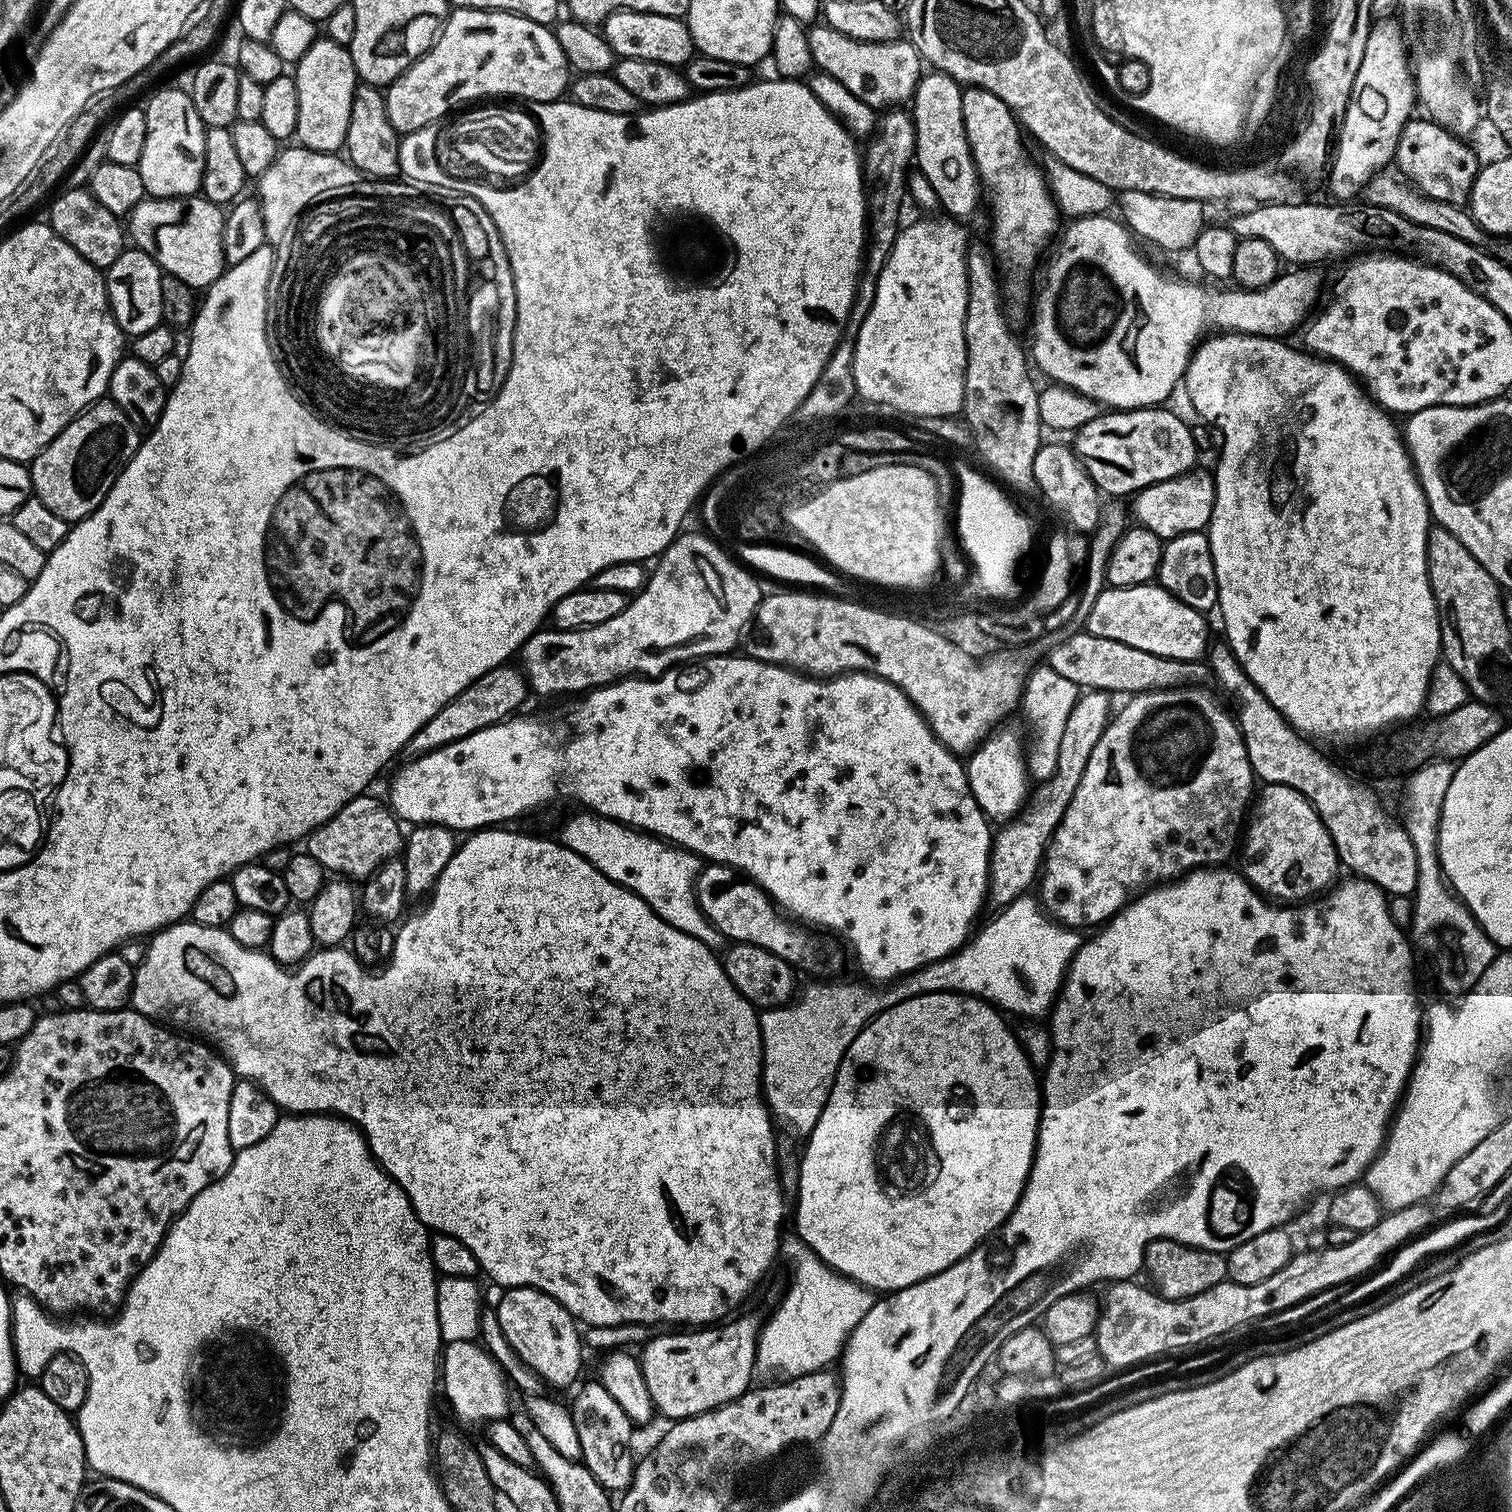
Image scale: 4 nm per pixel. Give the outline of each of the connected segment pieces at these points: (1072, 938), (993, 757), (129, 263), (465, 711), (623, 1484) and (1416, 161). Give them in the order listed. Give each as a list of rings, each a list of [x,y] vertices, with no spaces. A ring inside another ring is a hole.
[[[1030,894],[1019,896],[1014,902],[1001,909],[996,916],[976,938],[974,936],[972,941],[945,959],[928,963],[917,972],[906,974],[883,986],[873,986],[868,982],[812,984],[801,996],[799,993],[791,1002],[782,1004],[778,1008],[763,1009],[759,1013],[760,1045],[764,1055],[764,1063],[760,1069],[760,1082],[764,1103],[767,1104],[773,1117],[779,1123],[781,1120],[790,1131],[797,1132],[800,1138],[807,1137],[808,1133],[814,1130],[830,1098],[836,1071],[850,1042],[854,1042],[854,1038],[858,1038],[862,1029],[878,1014],[882,1014],[887,1008],[906,998],[936,992],[959,992],[961,995],[974,996],[985,1003],[991,1003],[1003,1011],[1020,1014],[1024,1016],[1022,1018],[1040,1018],[1042,1014],[1047,1015],[1059,995],[1069,963],[1080,948],[1081,933],[1073,928],[1057,924],[1044,911],[1040,902]]]
[[[993,731],[992,735],[967,757],[966,767],[970,790],[984,811],[993,821],[1007,822],[1025,807],[1030,796],[1030,775],[1025,767],[1025,749],[1012,732]]]
[[[135,246],[125,247],[123,254],[107,268],[106,283],[109,309],[125,337],[146,334],[146,330],[154,330],[162,323],[162,269],[150,254]]]
[[[508,662],[499,664],[494,670],[482,674],[482,678],[466,686],[466,690],[462,690],[462,694],[458,694],[449,704],[442,706],[442,710],[438,710],[438,714],[434,714],[434,718],[430,718],[430,722],[426,722],[426,726],[422,726],[418,734],[414,734],[414,738],[410,738],[407,755],[412,758],[424,756],[435,748],[466,738],[478,730],[499,724],[501,720],[507,720],[513,714],[519,713],[523,709],[520,707],[523,706],[524,699],[530,696],[530,689],[523,671],[516,666],[511,668],[512,666]]]
[[[598,1380],[581,1388],[570,1411],[578,1433],[581,1461],[609,1493],[623,1492],[633,1480],[636,1465],[636,1456],[629,1449],[634,1431],[632,1420]]]
[[[1413,118],[1406,122],[1406,126],[1398,138],[1394,157],[1395,167],[1411,181],[1416,191],[1422,195],[1434,198],[1438,202],[1467,205],[1468,195],[1480,172],[1482,160],[1476,157],[1476,152],[1468,145],[1467,139],[1447,132],[1441,124],[1437,124],[1431,118],[1423,119]]]

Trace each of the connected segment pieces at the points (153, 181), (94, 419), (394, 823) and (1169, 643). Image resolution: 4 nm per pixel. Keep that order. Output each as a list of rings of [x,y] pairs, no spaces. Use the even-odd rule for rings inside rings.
[[[164,88],[151,93],[152,101],[146,104],[146,146],[142,146],[139,170],[142,186],[149,197],[178,198],[195,196],[206,162],[206,129],[194,102],[187,91],[180,88]]]
[[[111,398],[95,400],[77,414],[48,445],[30,461],[35,499],[46,502],[58,518],[84,520],[110,494],[118,474],[140,449],[142,432]]]
[[[372,795],[355,796],[346,802],[346,806],[342,806],[342,810],[338,810],[338,814],[334,814],[334,818],[315,828],[306,837],[308,855],[313,856],[329,873],[363,882],[376,873],[382,862],[401,855],[405,838],[401,821],[381,797],[380,801]]]
[[[1149,582],[1138,586],[1114,588],[1104,586],[1096,592],[1096,601],[1088,612],[1086,630],[1102,638],[1114,638],[1114,642],[1126,642],[1126,646],[1134,646],[1134,650],[1150,650],[1150,654],[1158,654],[1162,658],[1171,660],[1199,660],[1210,647],[1208,640],[1208,624],[1205,613],[1186,606],[1174,594],[1170,594],[1159,583]]]

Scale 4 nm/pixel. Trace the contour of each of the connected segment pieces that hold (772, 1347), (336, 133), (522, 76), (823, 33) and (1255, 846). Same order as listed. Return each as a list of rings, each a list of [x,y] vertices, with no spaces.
[[[809,1248],[797,1249],[792,1260],[796,1277],[789,1282],[772,1317],[763,1321],[756,1347],[756,1366],[761,1373],[785,1372],[783,1375],[788,1378],[818,1372],[827,1369],[831,1360],[839,1361],[848,1336],[870,1314],[874,1303],[872,1289],[836,1272]]]
[[[317,38],[314,46],[294,65],[298,86],[298,126],[295,139],[310,150],[339,153],[345,147],[350,126],[350,106],[358,77],[352,53],[347,47],[327,38]]]
[[[453,7],[448,13],[448,18],[444,22],[440,35],[425,56],[420,56],[412,65],[402,73],[393,84],[387,85],[384,92],[384,101],[386,102],[386,114],[390,118],[390,126],[398,134],[407,134],[434,122],[438,118],[447,116],[457,106],[464,106],[467,100],[483,101],[485,98],[519,98],[522,100],[537,100],[538,102],[552,103],[553,100],[559,100],[569,91],[570,88],[570,69],[566,62],[566,54],[562,54],[562,46],[558,46],[558,38],[555,31],[547,24],[539,24],[525,16],[515,16],[512,12],[492,12],[489,8],[458,8]]]
[[[823,22],[813,23],[807,34],[813,65],[830,74],[830,78],[838,78],[838,82],[842,82],[850,94],[862,98],[866,106],[887,110],[911,101],[922,75],[922,61],[911,40],[858,42],[854,38],[846,38],[846,34],[838,34],[838,30]]]
[[[1282,783],[1264,784],[1261,789],[1251,803],[1242,838],[1241,875],[1269,899],[1288,904],[1313,899],[1333,887],[1339,877],[1342,865],[1333,839],[1312,803],[1300,791]]]

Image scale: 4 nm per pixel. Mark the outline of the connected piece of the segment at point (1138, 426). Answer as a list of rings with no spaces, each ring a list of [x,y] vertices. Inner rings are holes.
[[[1153,406],[1150,408],[1130,408],[1127,410],[1108,410],[1103,414],[1099,414],[1092,421],[1086,422],[1079,429],[1074,432],[1074,438],[1076,438],[1076,444],[1074,443],[1074,451],[1078,459],[1080,459],[1080,465],[1088,471],[1088,476],[1095,482],[1097,489],[1105,497],[1108,498],[1128,498],[1133,494],[1140,491],[1141,488],[1149,488],[1151,484],[1157,484],[1163,480],[1169,480],[1175,476],[1182,476],[1186,472],[1191,472],[1197,467],[1196,456],[1198,457],[1198,449],[1194,438],[1192,437],[1192,428],[1189,425],[1184,425],[1184,420],[1180,416],[1175,416],[1172,412],[1167,412],[1167,407]]]

